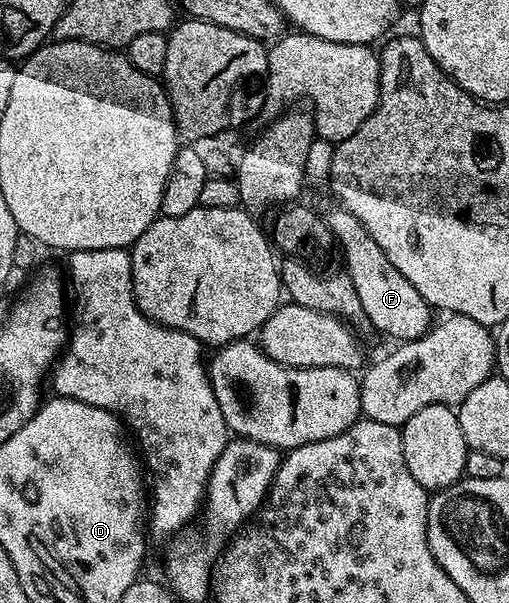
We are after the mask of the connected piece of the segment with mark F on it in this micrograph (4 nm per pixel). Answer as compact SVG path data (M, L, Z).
M336 203L333 209L323 210L324 222L330 227L335 244L344 252L343 268L354 283L354 291L358 291L358 299L362 302L362 311L366 311L366 319L373 330L393 337L393 342L403 343L418 339L428 332L434 324L434 310L431 305L418 295L414 283L386 259L386 251L374 243L374 235L350 215L344 206Z

